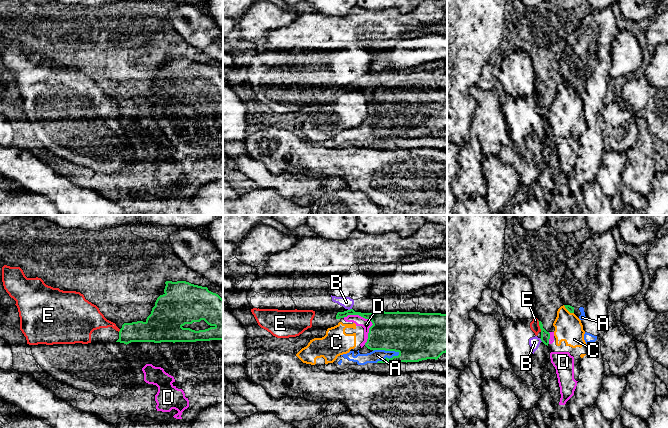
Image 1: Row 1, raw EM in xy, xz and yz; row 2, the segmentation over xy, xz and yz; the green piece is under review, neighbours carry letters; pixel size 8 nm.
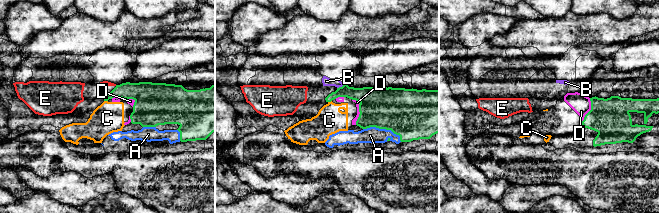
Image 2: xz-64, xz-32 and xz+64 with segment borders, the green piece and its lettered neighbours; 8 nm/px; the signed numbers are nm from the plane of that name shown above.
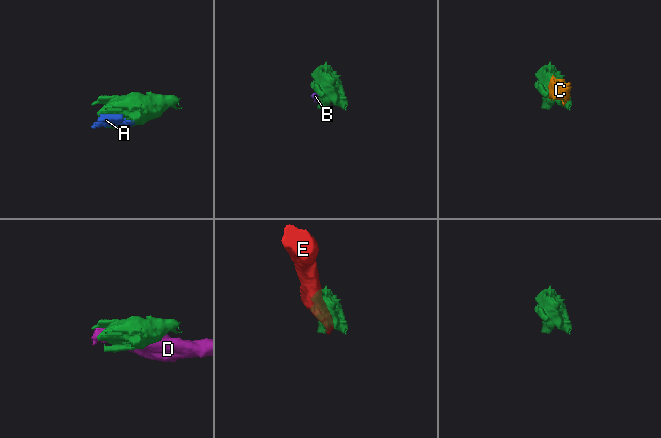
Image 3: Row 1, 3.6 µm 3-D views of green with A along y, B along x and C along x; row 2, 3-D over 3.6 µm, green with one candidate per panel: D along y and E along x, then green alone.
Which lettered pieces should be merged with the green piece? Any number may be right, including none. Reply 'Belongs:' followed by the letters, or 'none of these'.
Belongs: A

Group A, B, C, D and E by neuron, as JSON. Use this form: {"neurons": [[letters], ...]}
{"neurons": [["A"], ["B", "E"], ["C", "D"]]}

